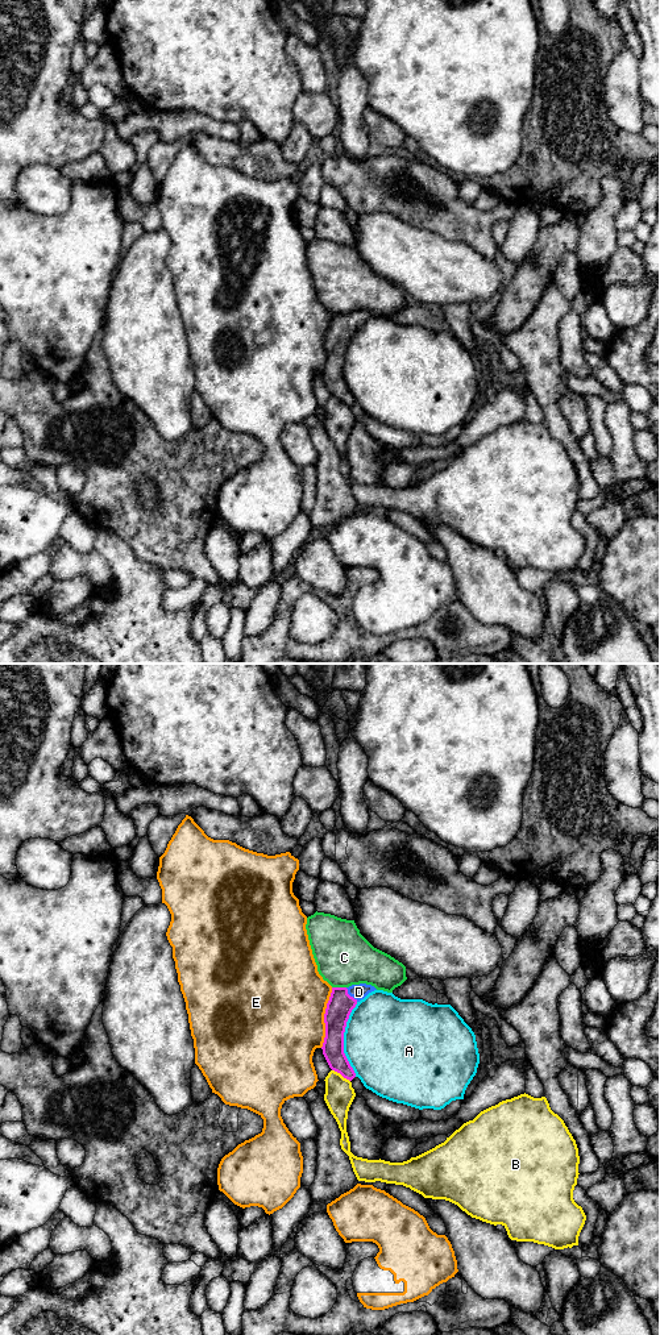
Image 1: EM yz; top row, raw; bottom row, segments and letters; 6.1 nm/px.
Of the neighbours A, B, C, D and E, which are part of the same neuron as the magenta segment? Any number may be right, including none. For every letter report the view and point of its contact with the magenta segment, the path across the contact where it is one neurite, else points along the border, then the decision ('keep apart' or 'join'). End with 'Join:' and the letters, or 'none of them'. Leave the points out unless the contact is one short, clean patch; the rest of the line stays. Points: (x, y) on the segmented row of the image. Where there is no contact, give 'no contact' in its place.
A: meets magenta in yz at (343, 1039); keep apart
B: meets magenta in yz at (341, 1074); keep apart
C: meets magenta in yz at (339, 988); keep apart
D: meets magenta in yz at (349, 995); runs through yz (340, 1005), (349, 995), (358, 992); join
E: meets magenta in yz at (324, 1018); keep apart
Join: D

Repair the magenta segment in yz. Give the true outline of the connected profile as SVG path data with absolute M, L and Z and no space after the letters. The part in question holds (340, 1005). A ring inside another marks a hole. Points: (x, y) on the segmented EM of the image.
M366 983L352 985L349 987L332 987L327 1003L323 1055L329 1068L349 1081L356 1077L356 1073L344 1053L346 1022L356 1005L374 990L377 990L374 986Z

